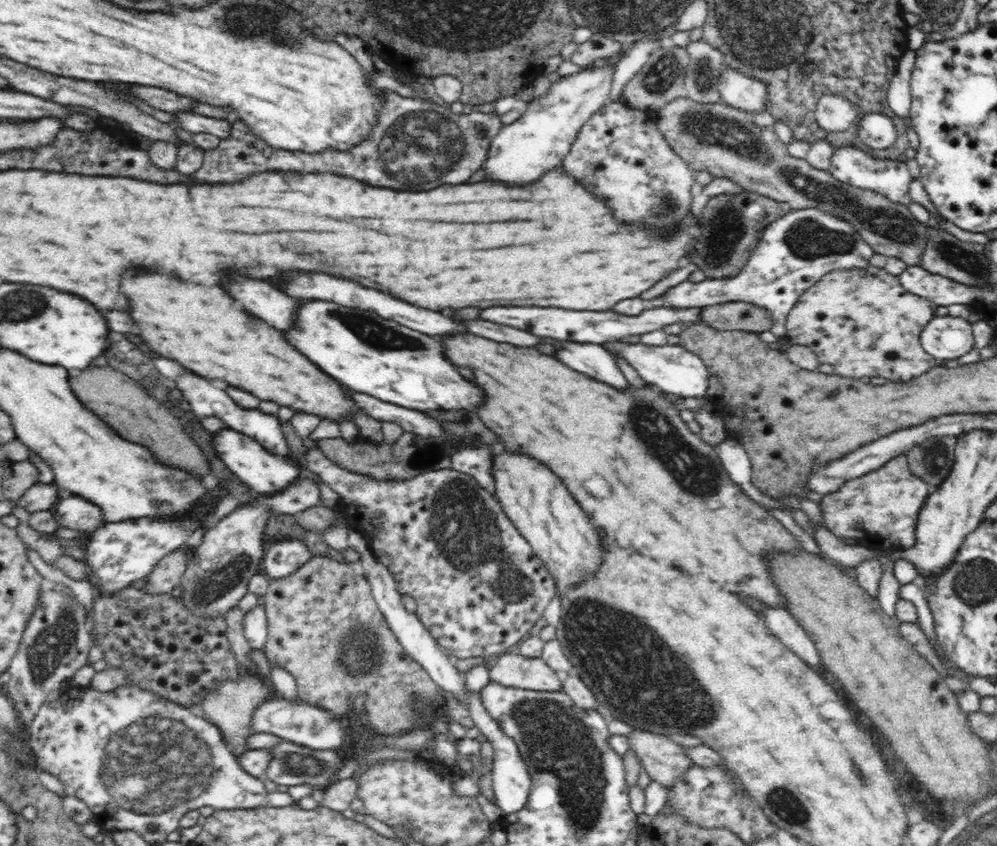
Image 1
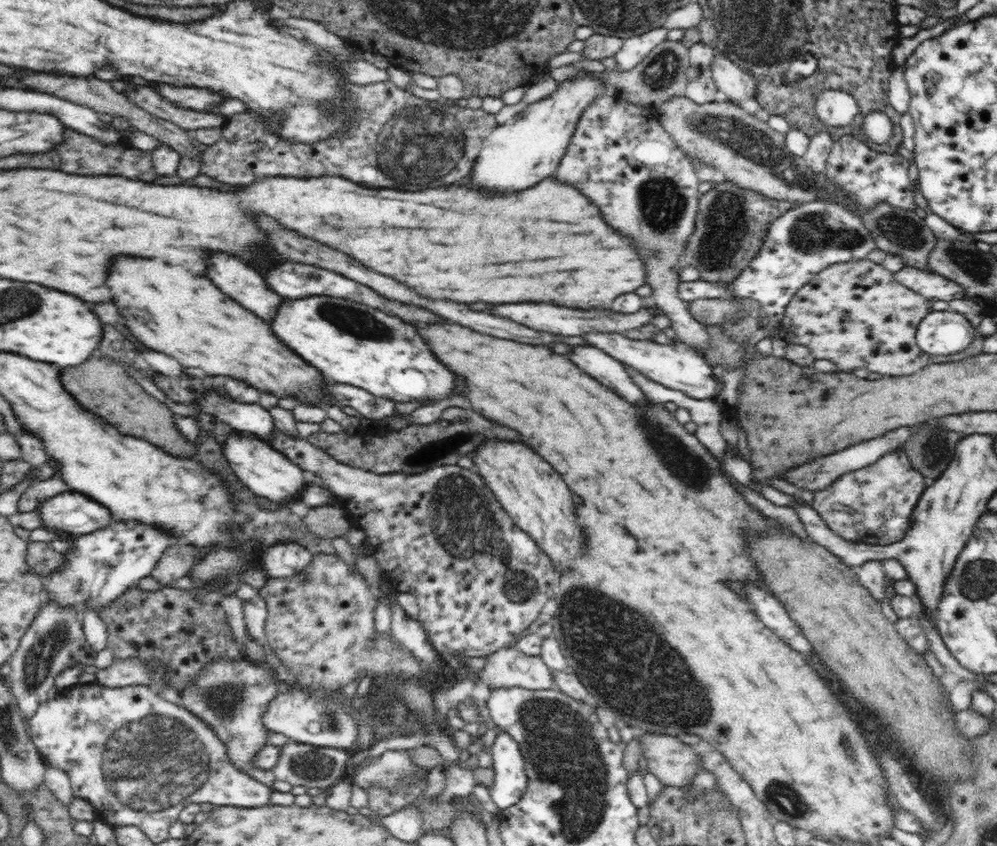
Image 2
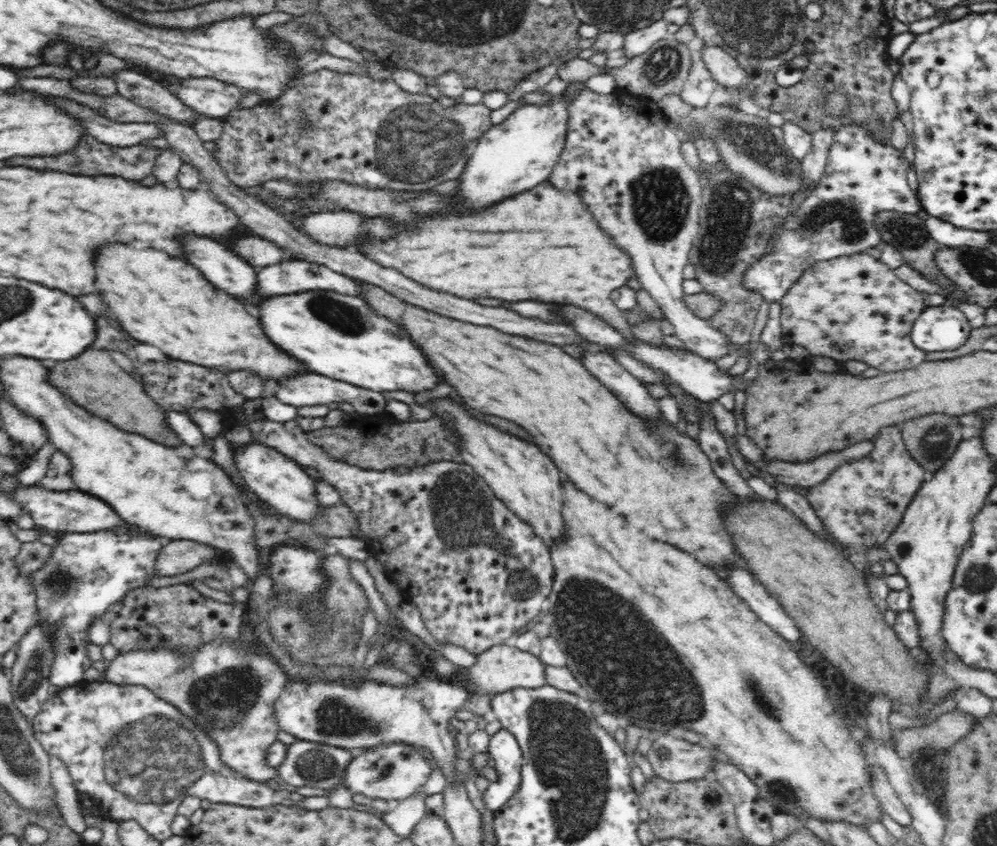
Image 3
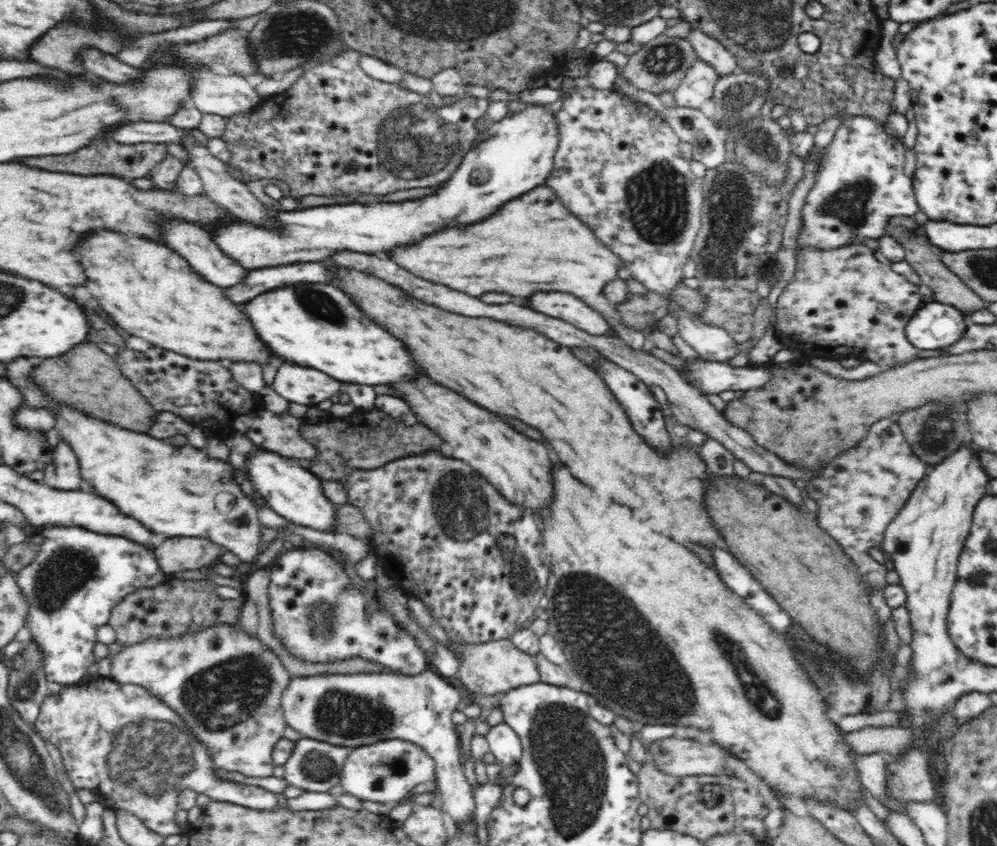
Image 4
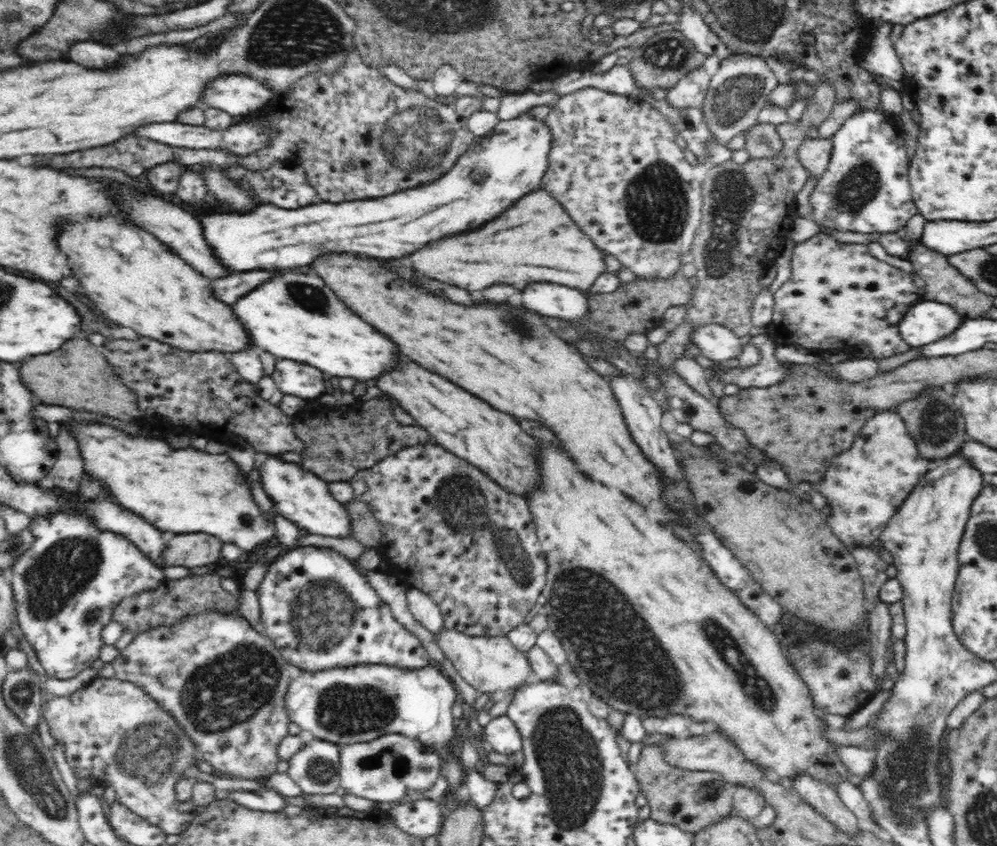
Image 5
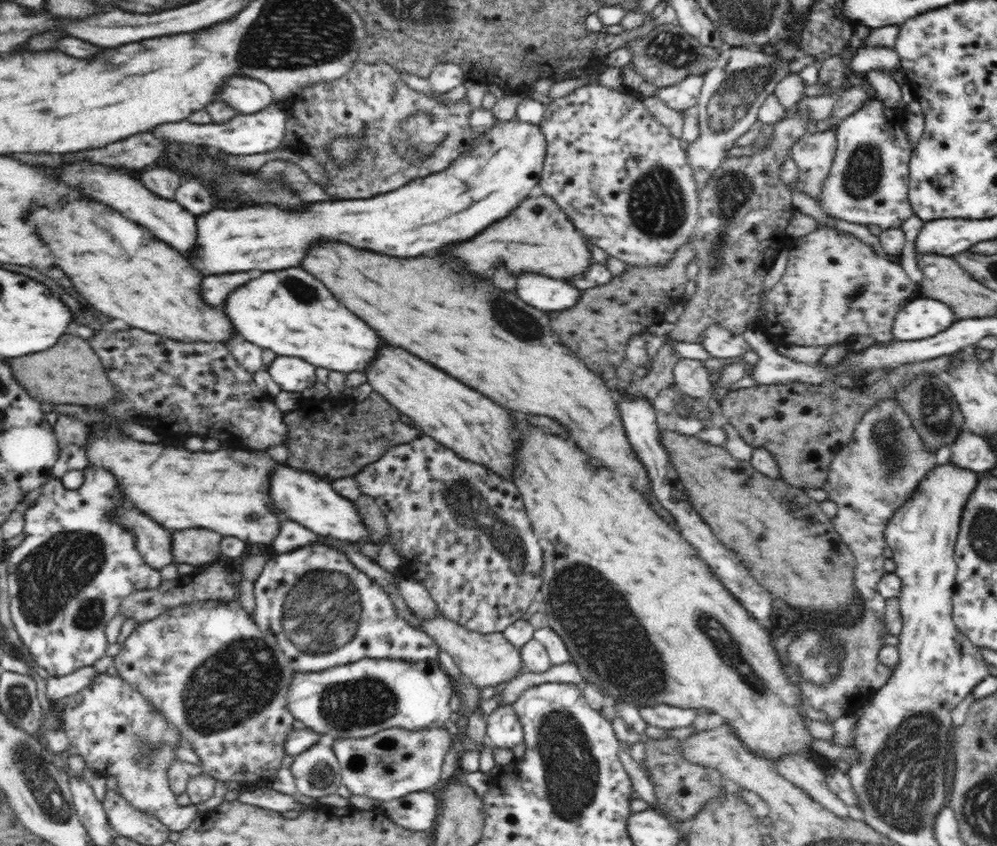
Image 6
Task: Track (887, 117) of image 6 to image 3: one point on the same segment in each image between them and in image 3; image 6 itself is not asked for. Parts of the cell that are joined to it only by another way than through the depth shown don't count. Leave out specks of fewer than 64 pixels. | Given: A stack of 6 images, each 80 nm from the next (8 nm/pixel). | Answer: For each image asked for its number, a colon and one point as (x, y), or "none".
3: (862, 178)
4: (861, 184)
5: (865, 188)

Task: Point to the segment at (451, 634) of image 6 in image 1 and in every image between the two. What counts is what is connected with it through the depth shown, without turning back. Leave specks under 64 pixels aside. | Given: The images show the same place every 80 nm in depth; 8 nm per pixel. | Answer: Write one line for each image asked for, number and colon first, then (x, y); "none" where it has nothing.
1: (512, 669)
2: (508, 667)
3: (504, 667)
4: (493, 667)
5: (489, 664)

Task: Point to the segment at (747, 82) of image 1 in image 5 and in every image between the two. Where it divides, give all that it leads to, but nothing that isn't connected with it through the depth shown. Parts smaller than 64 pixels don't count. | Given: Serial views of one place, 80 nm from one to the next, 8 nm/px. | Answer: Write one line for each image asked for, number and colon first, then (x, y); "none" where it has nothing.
2: (737, 85)
3: (726, 72)
4: (709, 50)
5: (690, 22)

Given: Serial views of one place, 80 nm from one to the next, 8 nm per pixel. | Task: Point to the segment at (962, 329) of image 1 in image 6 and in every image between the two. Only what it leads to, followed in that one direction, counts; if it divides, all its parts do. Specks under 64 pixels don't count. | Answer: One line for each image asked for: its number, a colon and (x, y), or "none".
2: (948, 332)
3: (939, 328)
4: (935, 325)
5: (927, 321)
6: (921, 317)

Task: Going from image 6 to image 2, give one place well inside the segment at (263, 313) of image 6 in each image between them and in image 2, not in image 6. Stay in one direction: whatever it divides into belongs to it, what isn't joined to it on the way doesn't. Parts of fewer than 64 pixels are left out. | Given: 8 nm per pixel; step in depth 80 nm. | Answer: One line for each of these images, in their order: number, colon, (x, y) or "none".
2: (350, 343)
3: (313, 327)
4: (320, 326)
5: (297, 317)

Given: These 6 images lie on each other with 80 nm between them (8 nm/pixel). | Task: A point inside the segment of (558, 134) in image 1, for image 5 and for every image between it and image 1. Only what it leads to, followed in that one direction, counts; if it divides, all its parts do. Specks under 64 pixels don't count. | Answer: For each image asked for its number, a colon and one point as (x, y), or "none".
2: (516, 155)
3: (514, 156)
4: (510, 157)
5: (510, 161)

